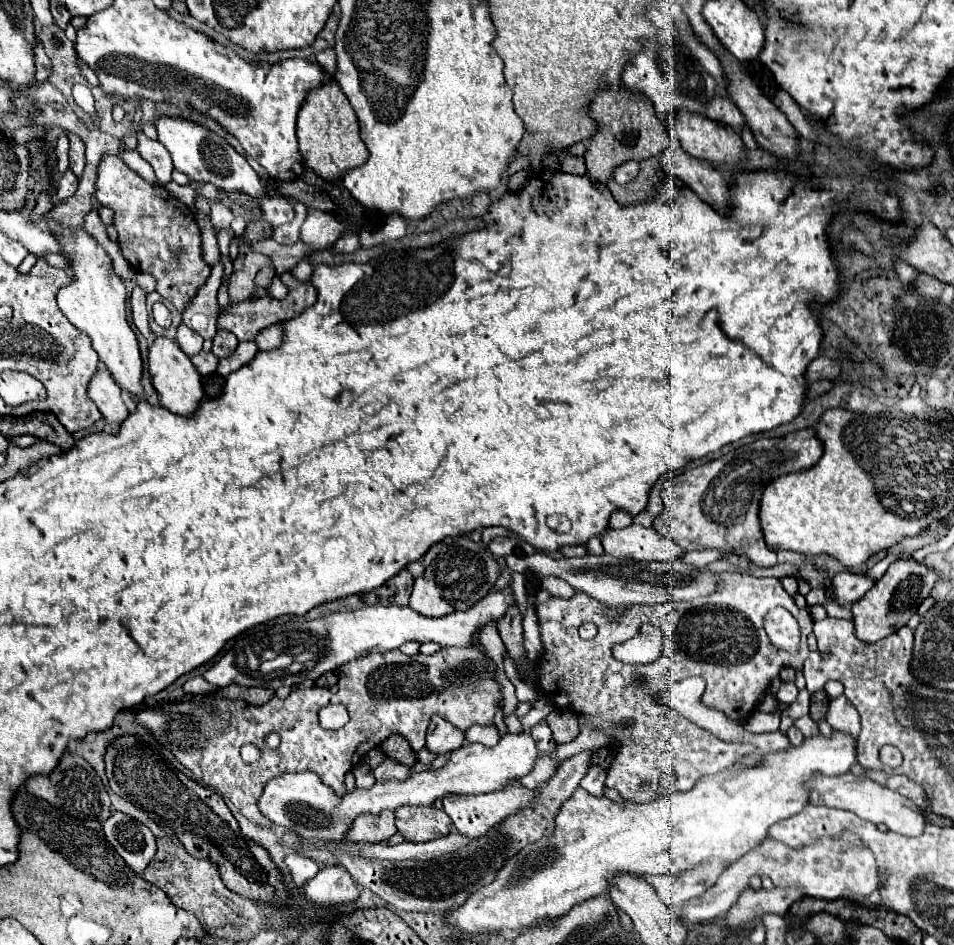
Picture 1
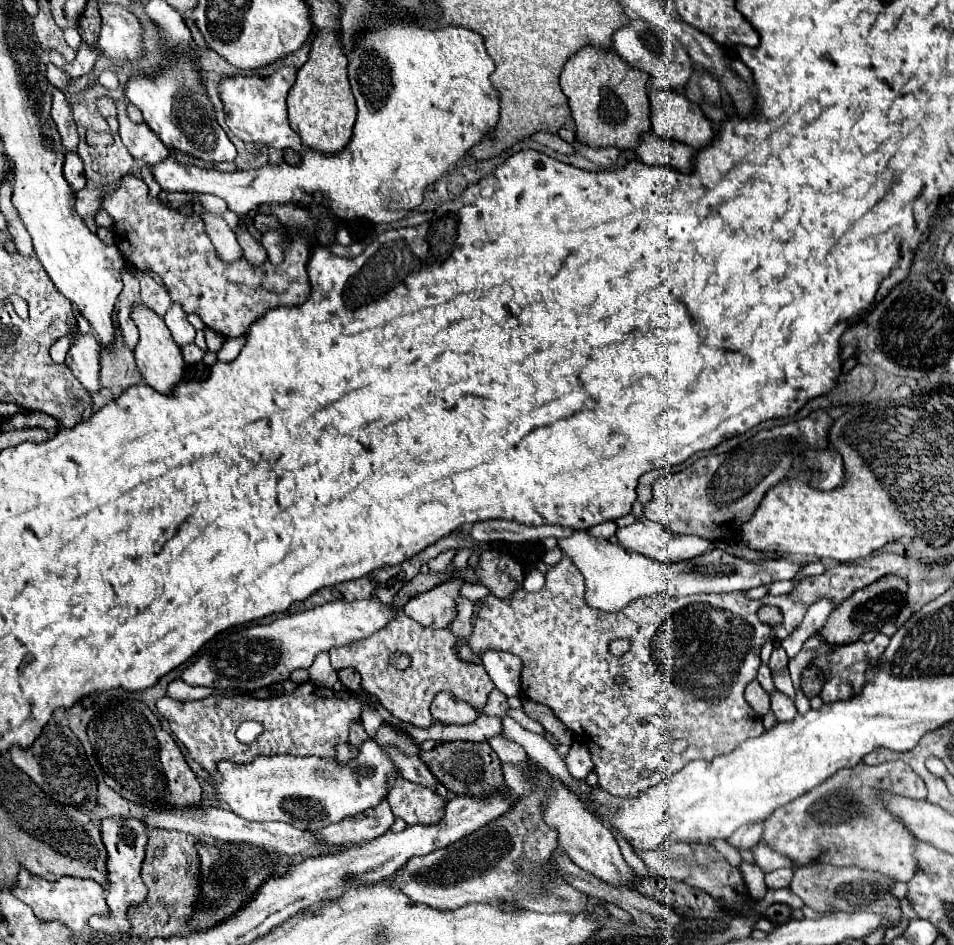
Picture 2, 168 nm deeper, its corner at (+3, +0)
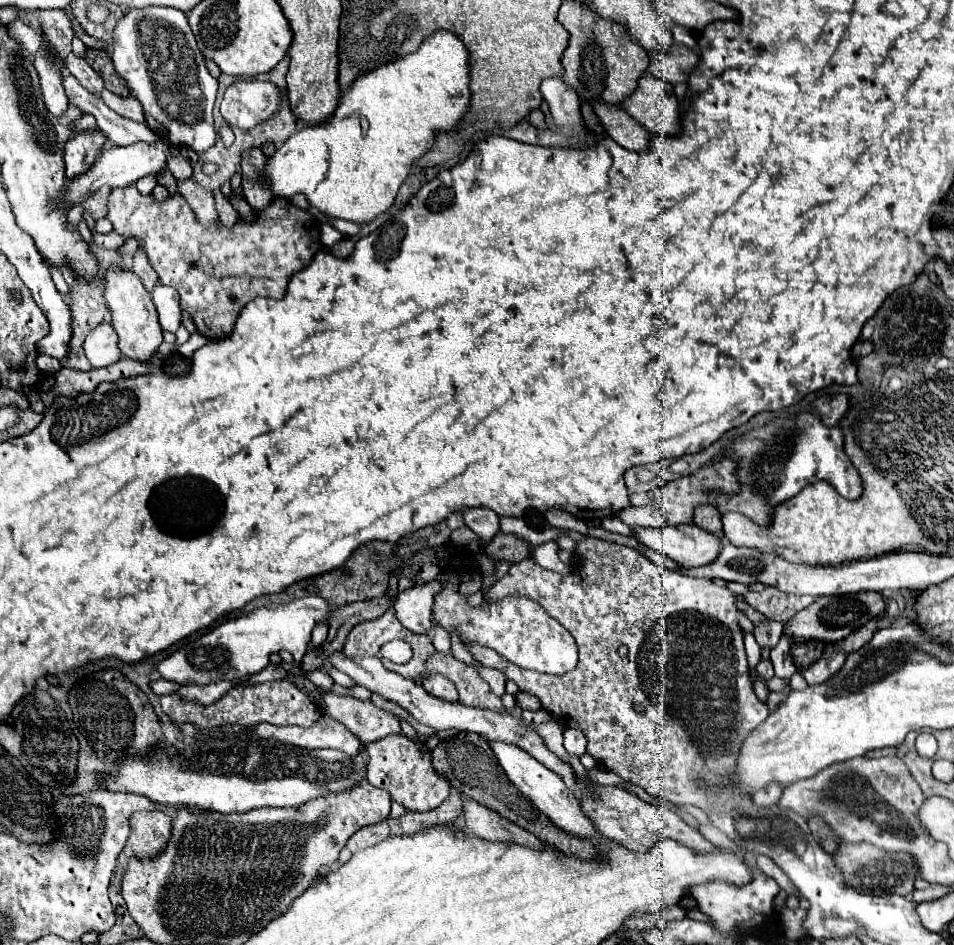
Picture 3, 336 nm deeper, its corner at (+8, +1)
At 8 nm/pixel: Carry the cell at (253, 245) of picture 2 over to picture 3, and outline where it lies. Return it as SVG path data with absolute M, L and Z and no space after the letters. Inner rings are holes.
M214 193L214 199L216 199L216 211L220 217L220 225L228 227L228 229L234 227L234 223L238 223L238 213L232 207L232 203L228 203L222 193Z

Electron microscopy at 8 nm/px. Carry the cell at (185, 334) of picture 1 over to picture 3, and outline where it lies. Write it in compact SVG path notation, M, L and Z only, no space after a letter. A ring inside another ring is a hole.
M156 285L152 291L152 301L156 305L162 329L176 333L182 323L182 311L180 311L180 301L178 301L176 289L166 287L166 285Z

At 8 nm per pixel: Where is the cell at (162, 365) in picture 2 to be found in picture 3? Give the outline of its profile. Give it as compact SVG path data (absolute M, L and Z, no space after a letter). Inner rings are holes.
M108 269L106 271L106 301L108 307L112 309L112 323L114 329L120 337L120 351L134 359L134 361L144 361L150 363L154 355L158 353L158 347L162 345L162 327L158 323L158 315L154 311L154 303L150 299L150 293L144 289L140 279L132 271L122 271L122 269Z

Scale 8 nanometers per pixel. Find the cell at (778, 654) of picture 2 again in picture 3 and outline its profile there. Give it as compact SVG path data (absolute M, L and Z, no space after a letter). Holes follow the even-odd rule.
M762 621L762 623L754 625L754 629L756 629L754 637L756 637L758 645L762 649L774 649L774 645L778 645L778 641L780 641L784 625L776 623L776 621Z

